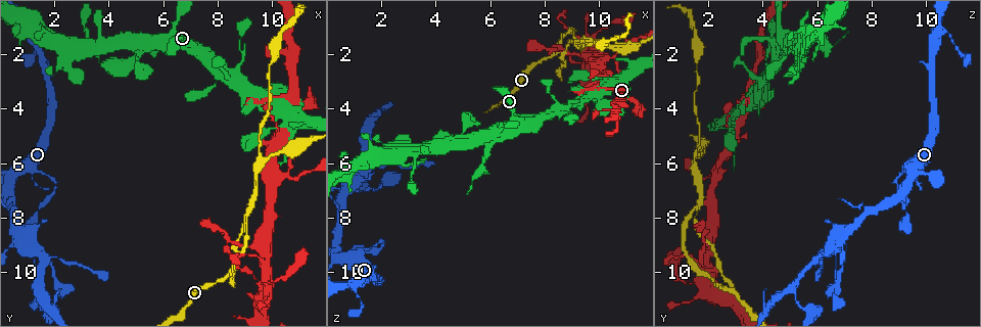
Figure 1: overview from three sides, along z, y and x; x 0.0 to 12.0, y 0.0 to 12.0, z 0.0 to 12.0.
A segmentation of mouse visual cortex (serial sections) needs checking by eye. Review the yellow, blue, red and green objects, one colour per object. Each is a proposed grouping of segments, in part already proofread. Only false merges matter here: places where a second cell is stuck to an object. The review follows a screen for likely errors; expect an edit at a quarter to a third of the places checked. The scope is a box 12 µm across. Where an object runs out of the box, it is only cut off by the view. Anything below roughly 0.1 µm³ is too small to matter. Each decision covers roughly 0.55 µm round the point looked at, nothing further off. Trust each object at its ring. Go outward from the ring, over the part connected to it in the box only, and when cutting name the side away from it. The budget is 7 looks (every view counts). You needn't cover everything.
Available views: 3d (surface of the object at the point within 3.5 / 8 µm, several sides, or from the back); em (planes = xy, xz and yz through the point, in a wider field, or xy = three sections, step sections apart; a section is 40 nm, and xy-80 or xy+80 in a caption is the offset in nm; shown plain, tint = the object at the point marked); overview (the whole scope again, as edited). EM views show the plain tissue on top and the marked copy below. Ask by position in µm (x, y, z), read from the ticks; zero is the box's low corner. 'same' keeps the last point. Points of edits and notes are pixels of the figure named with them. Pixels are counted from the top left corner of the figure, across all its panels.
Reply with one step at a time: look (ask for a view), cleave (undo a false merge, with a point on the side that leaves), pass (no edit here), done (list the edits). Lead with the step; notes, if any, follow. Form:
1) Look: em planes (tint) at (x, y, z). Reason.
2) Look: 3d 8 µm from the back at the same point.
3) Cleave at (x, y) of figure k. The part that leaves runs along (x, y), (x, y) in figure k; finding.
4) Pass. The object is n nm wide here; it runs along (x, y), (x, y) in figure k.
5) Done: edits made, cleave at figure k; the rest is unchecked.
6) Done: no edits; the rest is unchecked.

Look: 3d 8 µm at (1.5, 9.3, 6.2). Calibre changes.

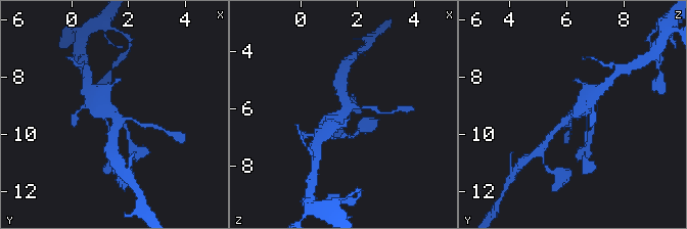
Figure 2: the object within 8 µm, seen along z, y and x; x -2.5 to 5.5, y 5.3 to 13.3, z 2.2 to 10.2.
Look: 3d 3.5 µm at (1.4, 9.3, 6.3). Closer look.

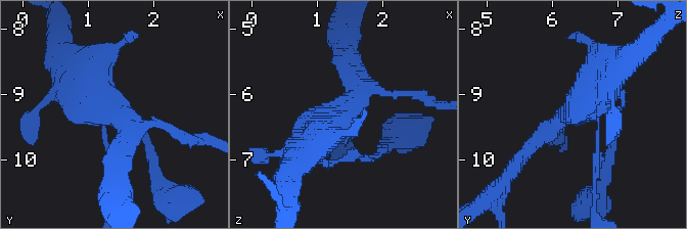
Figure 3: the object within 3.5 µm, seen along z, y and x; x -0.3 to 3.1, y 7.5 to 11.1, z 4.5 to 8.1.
Look: em xy step 3 (tint) at (1.45, 9.25, 6.20).

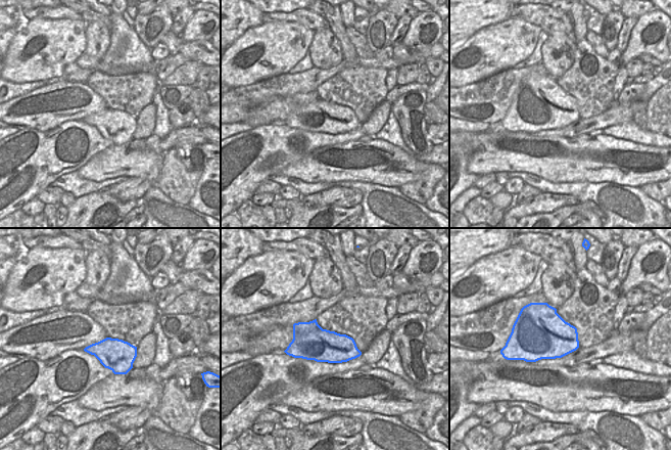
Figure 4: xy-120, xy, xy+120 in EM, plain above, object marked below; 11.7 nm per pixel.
Pass. It runs along (608, 79), (519, 161) in figure 3; one cell here.

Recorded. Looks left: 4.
Look: 3d 3.5 µm at (1.8, 6.4, 9.1). Abrupt turn.

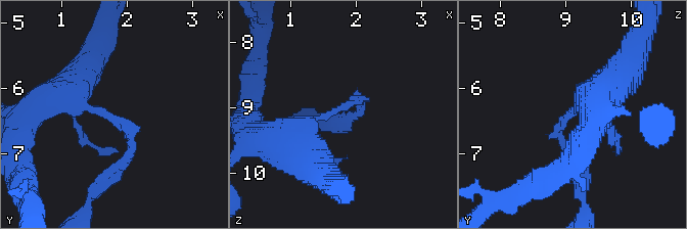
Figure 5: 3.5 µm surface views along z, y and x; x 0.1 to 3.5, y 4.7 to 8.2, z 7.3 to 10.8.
Look: em xy step 3 (tint) at (1.75, 6.40, 9.05). The arms are 150, 500 nm wide.

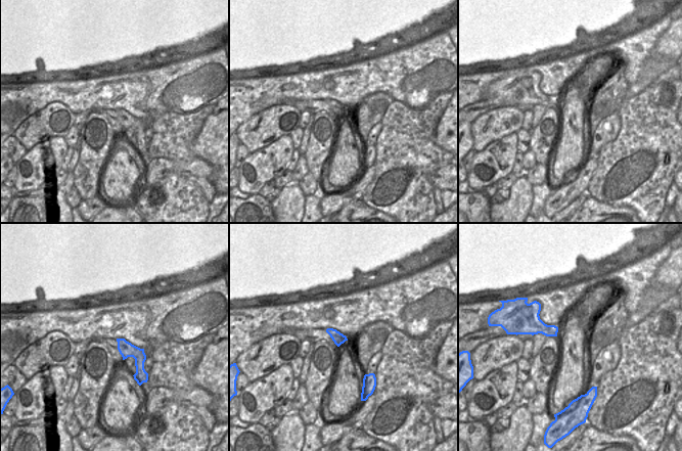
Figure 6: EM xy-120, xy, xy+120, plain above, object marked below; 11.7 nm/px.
Pass. It runs along (63, 93), (130, 130), (121, 165) in figure 5; one cell here.

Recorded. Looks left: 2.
Look: 3d 3.5 µm from the back at (9.8, 10.1, 1.9). Arms part here.

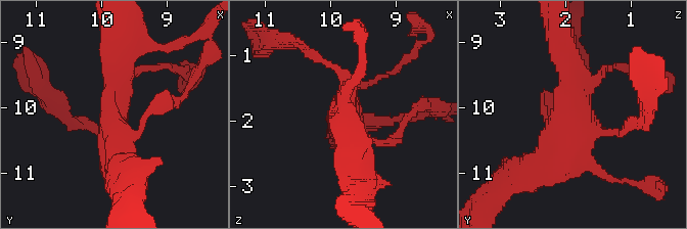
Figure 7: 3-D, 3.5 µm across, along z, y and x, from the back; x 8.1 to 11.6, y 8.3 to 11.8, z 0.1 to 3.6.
Look: em planes (tint) at (9.75, 10.10, 1.85). Need the tissue.

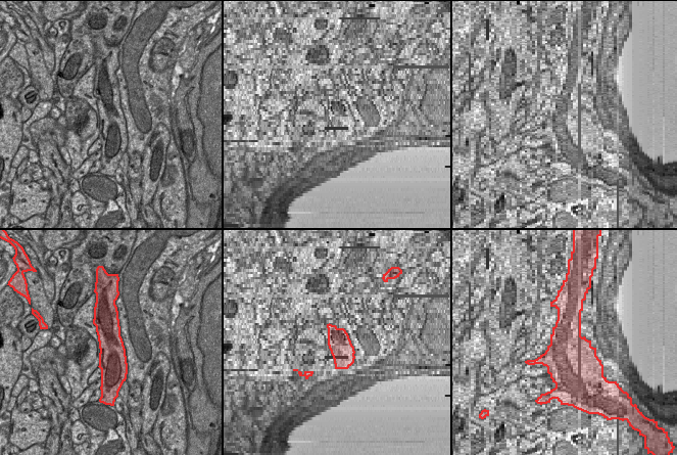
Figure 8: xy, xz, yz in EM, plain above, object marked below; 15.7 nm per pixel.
Pass. One cell here.

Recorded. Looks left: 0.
Done: no edits; the rest is unchecked.

